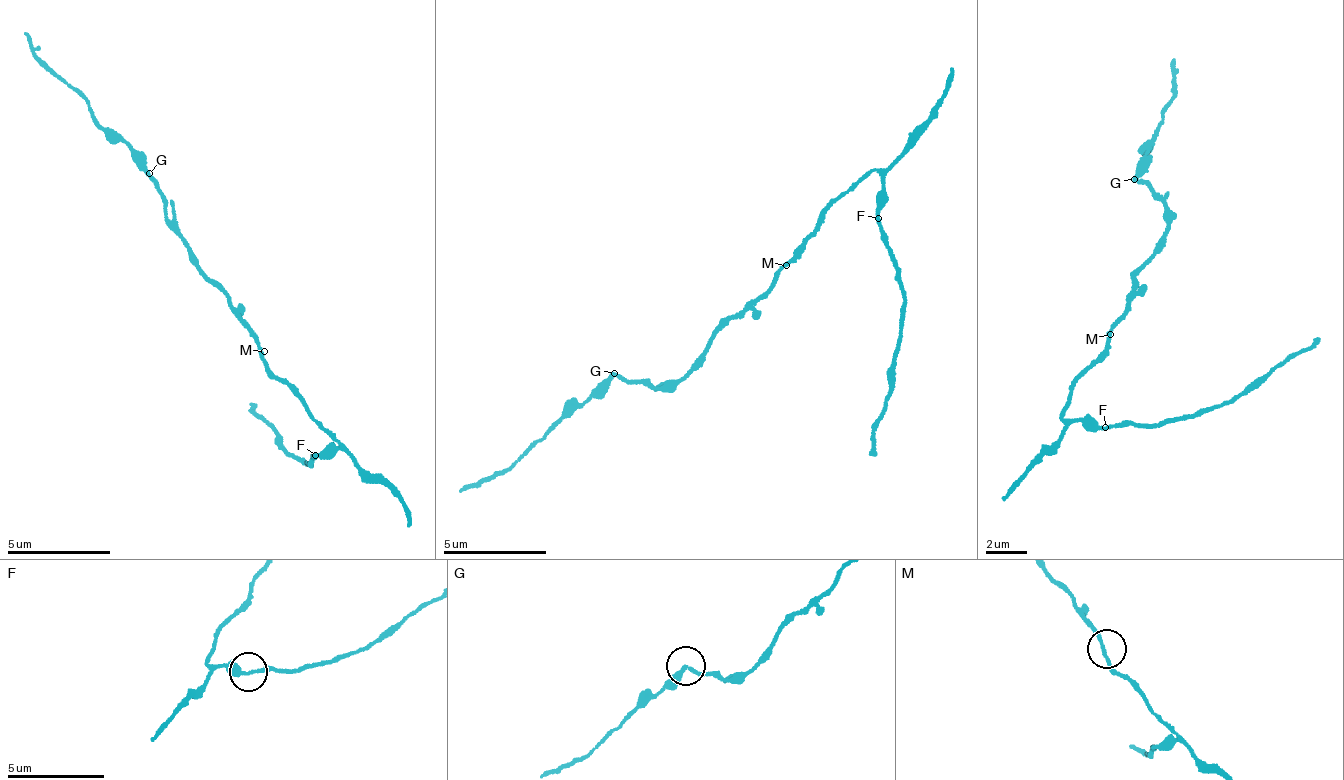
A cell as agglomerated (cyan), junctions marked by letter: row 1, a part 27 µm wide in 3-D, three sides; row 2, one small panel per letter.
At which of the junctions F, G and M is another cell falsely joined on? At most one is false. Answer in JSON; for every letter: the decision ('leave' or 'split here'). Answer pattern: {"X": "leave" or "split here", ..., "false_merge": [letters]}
{"F": "leave", "G": "leave", "M": "leave", "false_merge": []}

